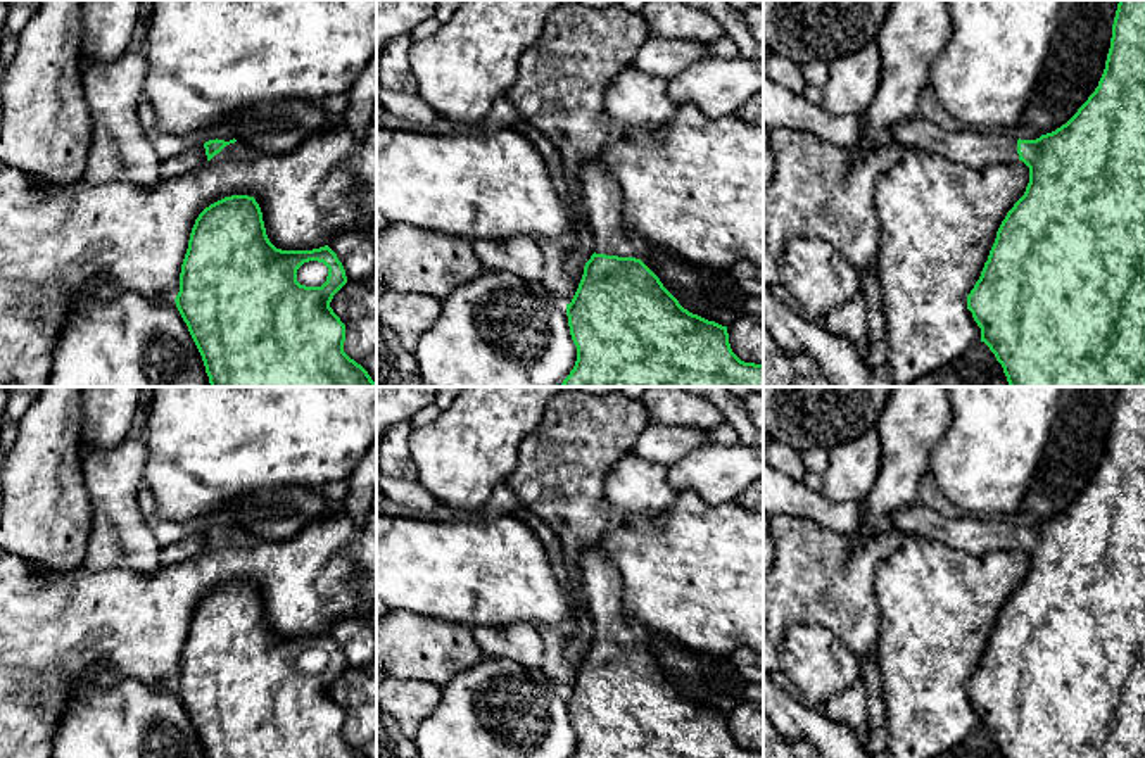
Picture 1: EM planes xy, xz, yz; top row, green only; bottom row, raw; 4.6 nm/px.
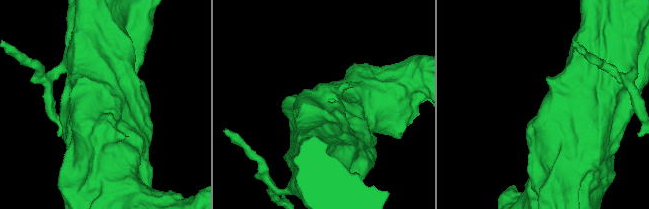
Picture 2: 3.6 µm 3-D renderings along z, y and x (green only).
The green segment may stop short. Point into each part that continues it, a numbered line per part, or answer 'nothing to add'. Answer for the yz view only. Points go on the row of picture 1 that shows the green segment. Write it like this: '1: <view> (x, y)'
1: yz (966, 145)

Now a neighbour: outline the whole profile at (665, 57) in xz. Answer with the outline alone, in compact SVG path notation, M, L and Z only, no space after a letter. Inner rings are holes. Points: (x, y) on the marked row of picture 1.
M649 36L630 66L649 76L672 79L705 57L708 57L706 43Z

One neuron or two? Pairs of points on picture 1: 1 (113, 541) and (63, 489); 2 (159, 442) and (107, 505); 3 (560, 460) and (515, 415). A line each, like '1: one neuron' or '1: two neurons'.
1: two neurons
2: two neurons
3: two neurons

